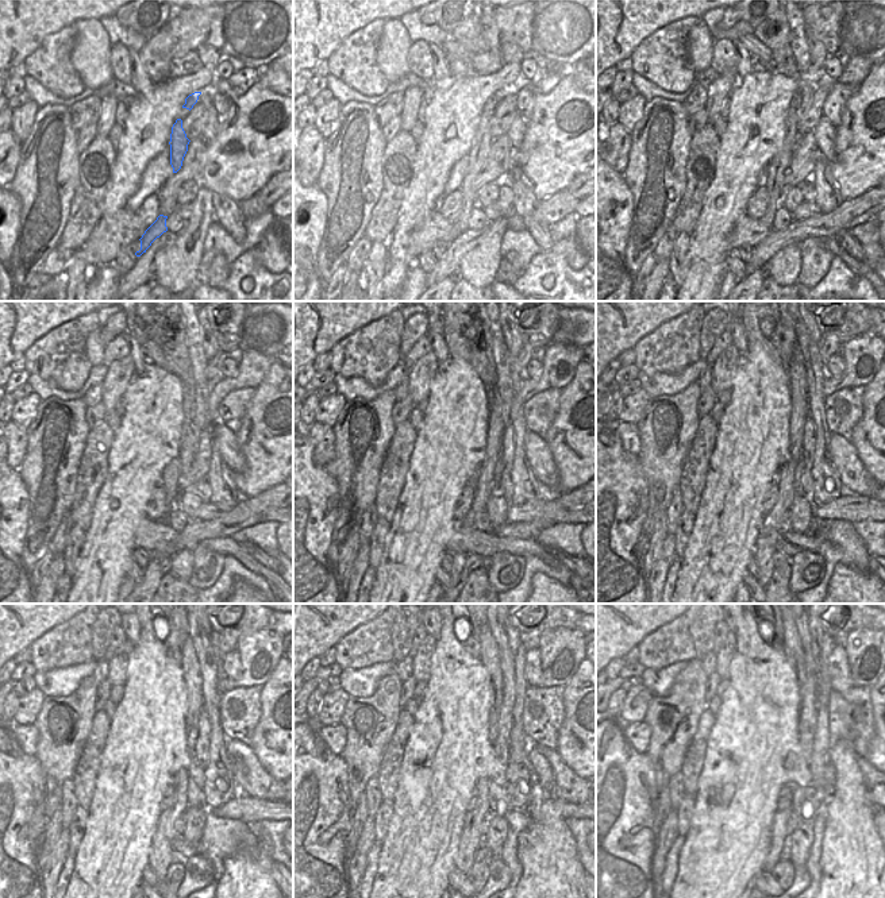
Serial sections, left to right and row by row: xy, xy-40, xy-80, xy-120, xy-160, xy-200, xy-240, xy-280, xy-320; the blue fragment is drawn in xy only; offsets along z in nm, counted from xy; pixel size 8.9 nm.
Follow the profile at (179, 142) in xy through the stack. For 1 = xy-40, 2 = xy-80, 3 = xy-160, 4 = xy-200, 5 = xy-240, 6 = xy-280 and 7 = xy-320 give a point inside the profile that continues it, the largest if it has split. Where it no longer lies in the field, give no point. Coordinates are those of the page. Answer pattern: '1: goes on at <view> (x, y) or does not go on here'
1: goes on at xy-40 (480, 149)
2: goes on at xy-80 (774, 173)
3: goes on at xy-160 (478, 334)
4: goes on at xy-200 (784, 339)
5: goes on at xy-240 (177, 631)
6: goes on at xy-280 (472, 646)
7: goes on at xy-320 (773, 643)

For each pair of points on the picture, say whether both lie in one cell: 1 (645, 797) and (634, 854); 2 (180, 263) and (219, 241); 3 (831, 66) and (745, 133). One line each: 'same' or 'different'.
1: same
2: different
3: different

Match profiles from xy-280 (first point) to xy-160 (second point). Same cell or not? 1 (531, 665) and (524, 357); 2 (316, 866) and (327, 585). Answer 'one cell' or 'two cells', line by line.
1: two cells
2: one cell

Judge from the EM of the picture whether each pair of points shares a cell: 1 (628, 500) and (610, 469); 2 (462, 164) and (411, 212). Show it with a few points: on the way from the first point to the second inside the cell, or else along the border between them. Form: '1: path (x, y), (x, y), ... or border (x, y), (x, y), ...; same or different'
1: path (620, 492), (610, 481), (610, 477); same
2: border (468, 154), (451, 168), (437, 207); different

